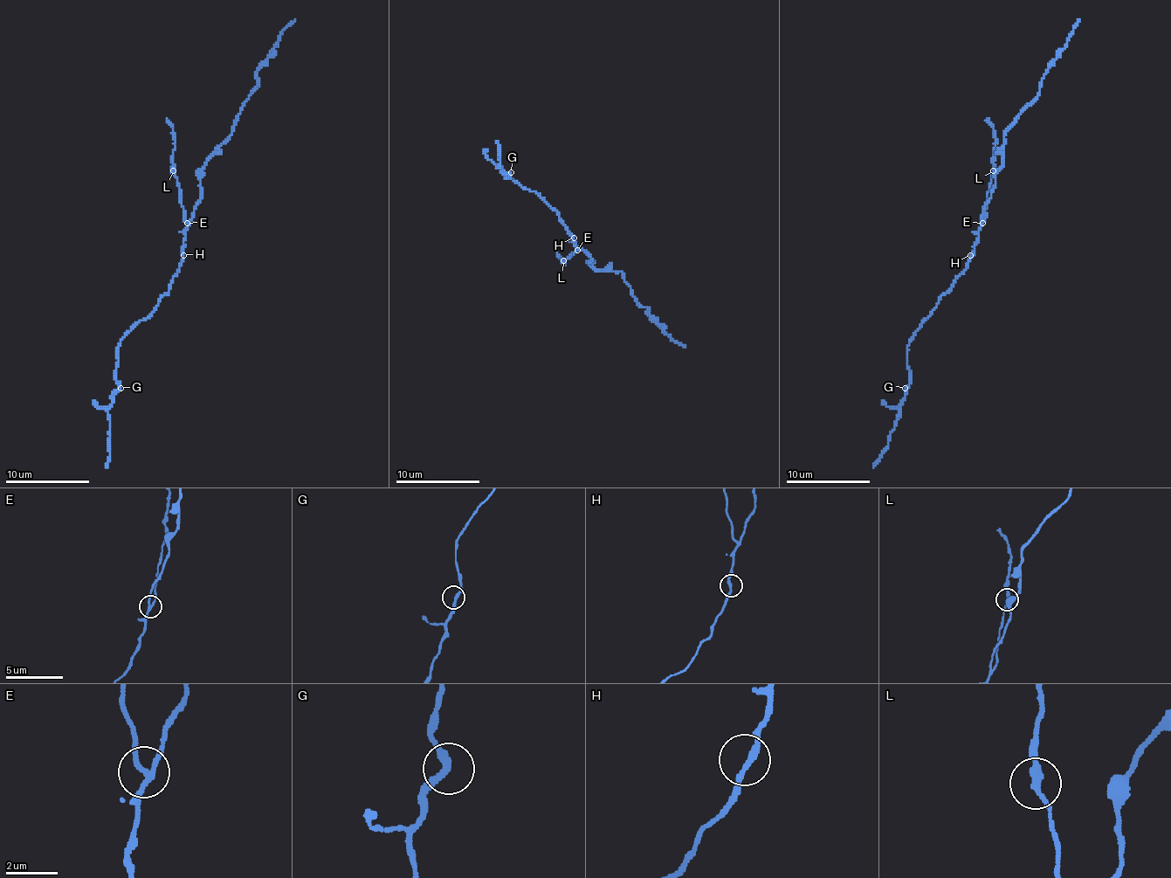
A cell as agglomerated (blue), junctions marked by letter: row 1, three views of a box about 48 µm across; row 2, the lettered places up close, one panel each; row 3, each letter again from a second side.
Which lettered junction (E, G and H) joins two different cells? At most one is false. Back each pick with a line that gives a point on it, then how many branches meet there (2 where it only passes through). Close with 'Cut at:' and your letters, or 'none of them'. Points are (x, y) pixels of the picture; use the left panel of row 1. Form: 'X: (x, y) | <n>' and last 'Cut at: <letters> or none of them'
E: (187, 223) | 3
Cut at: E

